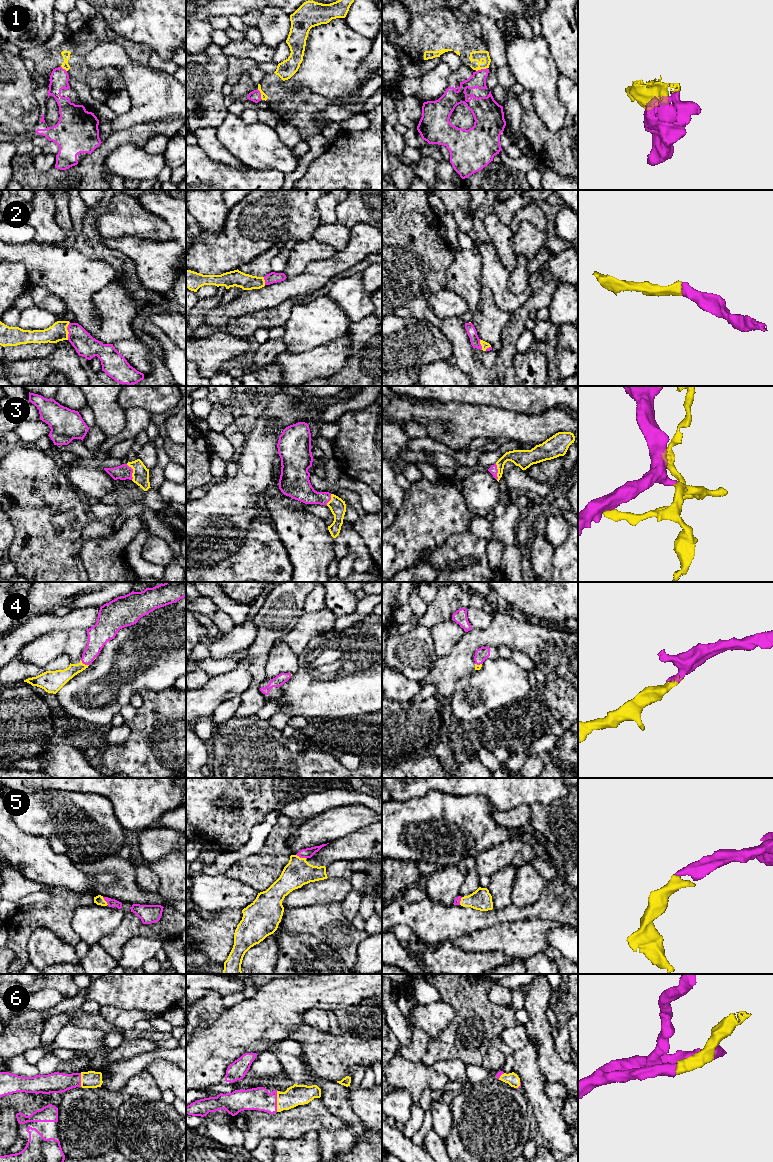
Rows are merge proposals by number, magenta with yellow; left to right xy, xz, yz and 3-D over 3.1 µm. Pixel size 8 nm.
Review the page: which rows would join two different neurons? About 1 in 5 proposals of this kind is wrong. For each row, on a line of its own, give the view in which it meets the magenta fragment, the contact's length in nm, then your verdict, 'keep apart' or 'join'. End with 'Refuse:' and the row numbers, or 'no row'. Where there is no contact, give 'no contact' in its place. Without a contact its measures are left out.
1: meets magenta in yz; contact 100 nm long; keep apart
2: meets magenta in xy; contact 140 nm long; join
3: meets magenta in xy; contact 140 nm long; join
4: meets magenta in xy; contact 80 nm long; join
5: meets magenta in xz; contact 90 nm long; join
6: meets magenta in xz; contact 170 nm long; join
Refuse: 1

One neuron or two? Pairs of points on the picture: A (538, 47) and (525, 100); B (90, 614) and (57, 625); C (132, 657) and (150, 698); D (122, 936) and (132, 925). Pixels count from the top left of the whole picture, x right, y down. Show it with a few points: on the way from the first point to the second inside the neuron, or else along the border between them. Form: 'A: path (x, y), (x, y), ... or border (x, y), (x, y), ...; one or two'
A: border (525, 89), (531, 95), (531, 104), (536, 112); two
B: path (82, 618), (65, 622); one
C: border (170, 687), (161, 690), (144, 690), (139, 693); two
D: path (124, 933), (129, 928); one

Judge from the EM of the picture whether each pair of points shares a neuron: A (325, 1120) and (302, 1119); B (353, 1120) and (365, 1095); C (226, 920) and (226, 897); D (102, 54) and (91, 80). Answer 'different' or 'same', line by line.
A: same
B: different
C: different
D: different

